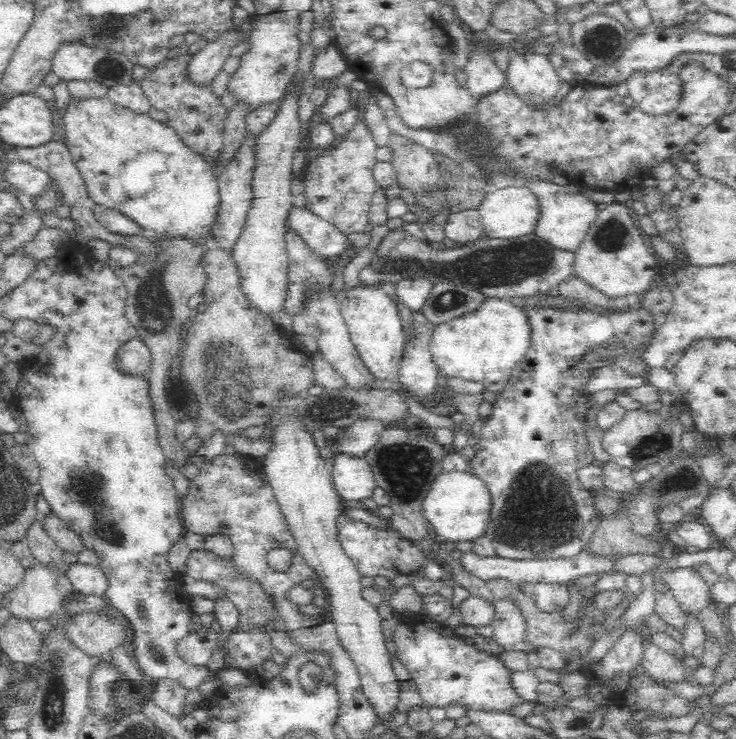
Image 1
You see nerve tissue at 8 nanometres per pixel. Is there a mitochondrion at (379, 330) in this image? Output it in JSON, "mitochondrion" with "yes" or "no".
{"mitochondrion":"no"}

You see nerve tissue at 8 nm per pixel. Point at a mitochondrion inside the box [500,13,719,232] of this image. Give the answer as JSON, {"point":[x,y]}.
{"point":[604,42]}

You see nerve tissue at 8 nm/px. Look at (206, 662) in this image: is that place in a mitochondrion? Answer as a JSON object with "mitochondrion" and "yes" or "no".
{"mitochondrion":"no"}

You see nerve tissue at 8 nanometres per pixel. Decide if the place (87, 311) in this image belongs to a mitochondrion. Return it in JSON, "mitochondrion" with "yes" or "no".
{"mitochondrion":"no"}

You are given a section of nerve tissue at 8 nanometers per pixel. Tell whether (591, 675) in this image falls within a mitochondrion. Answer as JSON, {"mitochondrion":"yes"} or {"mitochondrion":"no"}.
{"mitochondrion":"no"}

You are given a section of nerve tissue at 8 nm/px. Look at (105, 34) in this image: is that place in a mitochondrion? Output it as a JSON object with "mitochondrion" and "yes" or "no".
{"mitochondrion":"yes"}

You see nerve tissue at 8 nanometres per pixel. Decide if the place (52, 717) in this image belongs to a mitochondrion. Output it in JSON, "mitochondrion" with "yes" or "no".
{"mitochondrion":"yes"}

